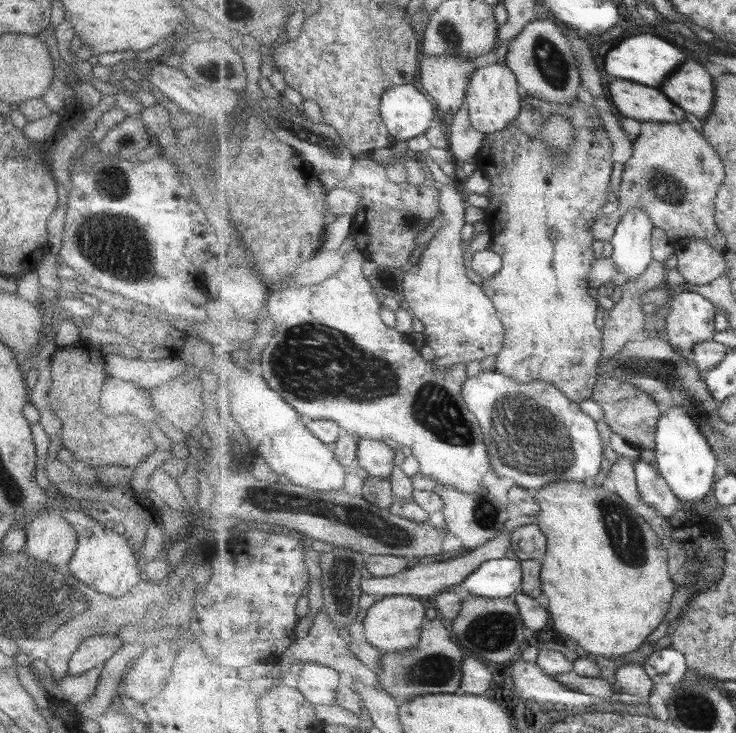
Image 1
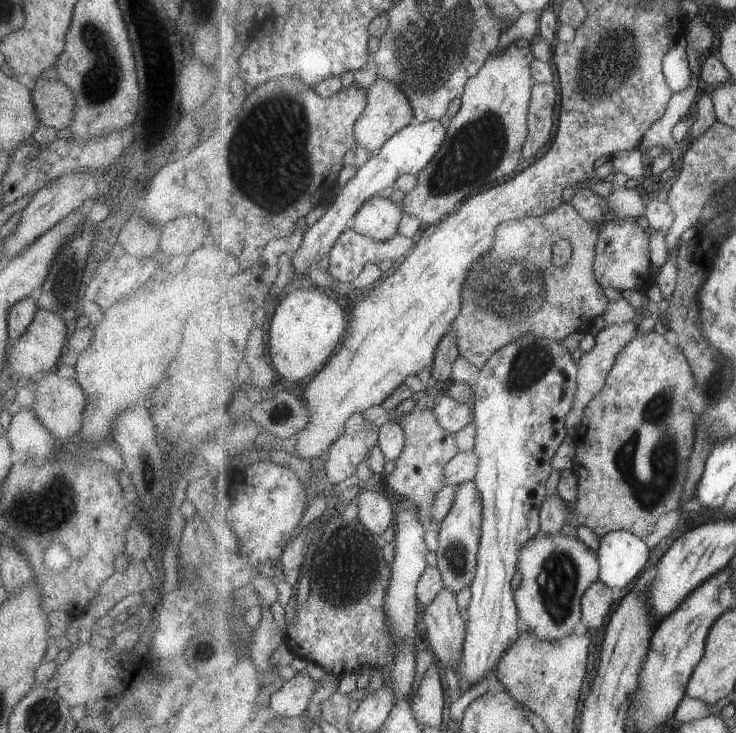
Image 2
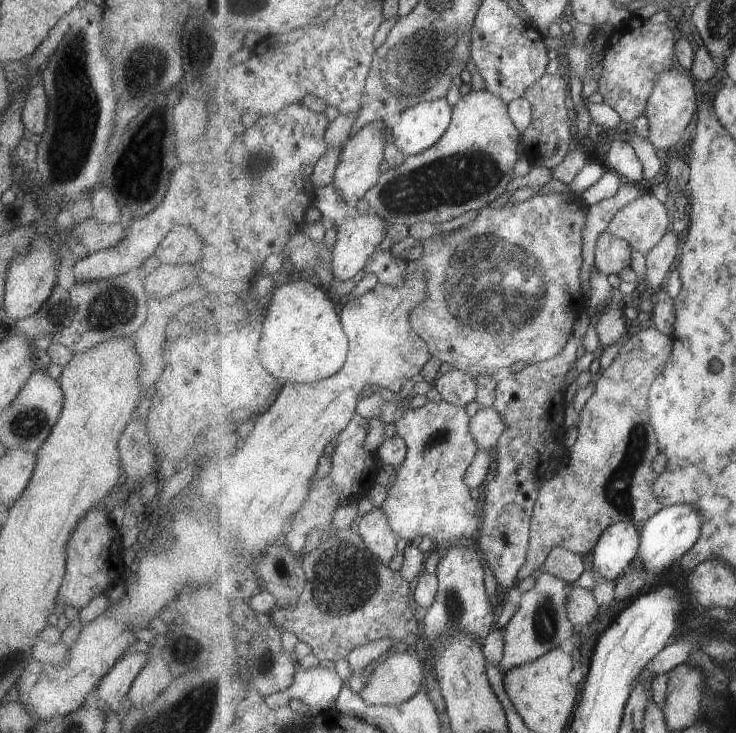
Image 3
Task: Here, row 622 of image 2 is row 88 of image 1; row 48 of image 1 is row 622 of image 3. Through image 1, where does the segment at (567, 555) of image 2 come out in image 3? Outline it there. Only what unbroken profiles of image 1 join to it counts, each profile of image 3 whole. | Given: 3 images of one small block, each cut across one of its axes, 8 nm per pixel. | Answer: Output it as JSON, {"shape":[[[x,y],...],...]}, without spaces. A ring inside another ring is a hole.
{"shape":[[[542,571],[534,587],[522,593],[520,607],[505,626],[505,652],[501,674],[505,676],[513,667],[527,664],[545,656],[561,646],[563,640],[573,636],[574,624],[568,615],[568,596],[574,584]]]}

